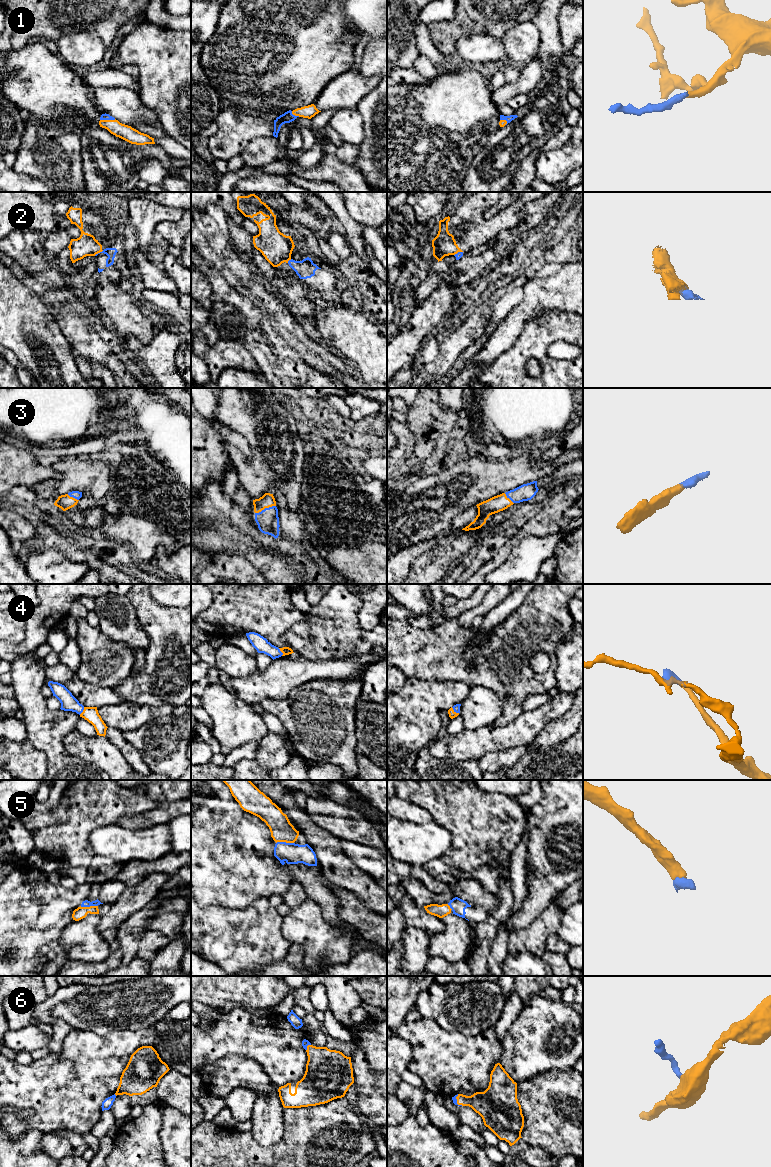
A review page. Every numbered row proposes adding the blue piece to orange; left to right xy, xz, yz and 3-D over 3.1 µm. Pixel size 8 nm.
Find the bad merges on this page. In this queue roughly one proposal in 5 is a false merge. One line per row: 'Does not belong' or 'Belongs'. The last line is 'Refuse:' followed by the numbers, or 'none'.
1: Belongs
2: Does not belong
3: Belongs
4: Belongs
5: Belongs
6: Belongs
Refuse: 2

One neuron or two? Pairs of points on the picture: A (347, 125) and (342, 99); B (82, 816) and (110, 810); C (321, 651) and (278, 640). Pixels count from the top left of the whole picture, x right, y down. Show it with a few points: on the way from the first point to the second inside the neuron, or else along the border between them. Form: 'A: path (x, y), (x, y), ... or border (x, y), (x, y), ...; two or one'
A: border (352, 108), (340, 110); two
B: path (89, 810), (103, 810); one
C: border (298, 622), (284, 635), (284, 641), (290, 647); two

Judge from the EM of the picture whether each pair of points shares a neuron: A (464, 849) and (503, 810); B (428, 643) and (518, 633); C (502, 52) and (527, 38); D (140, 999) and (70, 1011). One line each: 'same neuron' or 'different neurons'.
A: same neuron
B: same neuron
C: same neuron
D: same neuron

